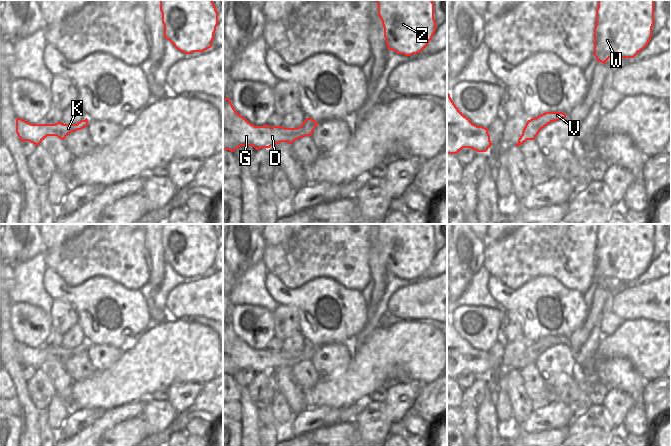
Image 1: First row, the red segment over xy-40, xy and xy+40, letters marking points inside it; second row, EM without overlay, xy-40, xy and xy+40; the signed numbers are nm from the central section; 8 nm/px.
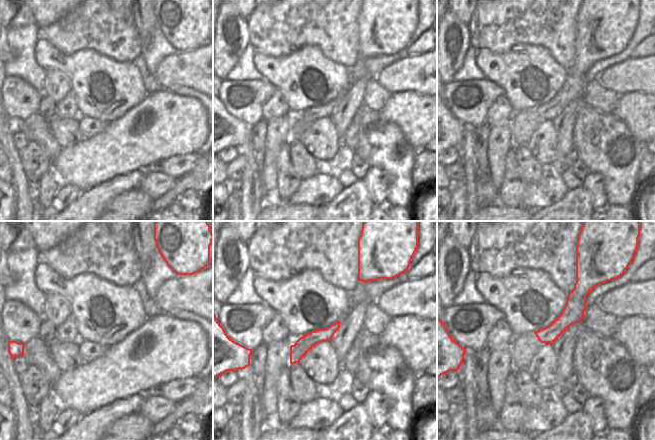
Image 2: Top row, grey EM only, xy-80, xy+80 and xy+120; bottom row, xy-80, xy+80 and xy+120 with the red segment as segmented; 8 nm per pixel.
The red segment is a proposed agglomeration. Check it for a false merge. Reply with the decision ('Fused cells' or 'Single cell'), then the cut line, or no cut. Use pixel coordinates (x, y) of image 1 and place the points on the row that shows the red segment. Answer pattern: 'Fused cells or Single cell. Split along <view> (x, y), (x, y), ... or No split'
Single cell. No split

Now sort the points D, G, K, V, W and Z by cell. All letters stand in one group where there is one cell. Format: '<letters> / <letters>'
D G K V W Z

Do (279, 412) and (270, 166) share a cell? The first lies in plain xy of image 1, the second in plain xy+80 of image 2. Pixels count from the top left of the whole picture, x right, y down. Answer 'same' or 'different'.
same

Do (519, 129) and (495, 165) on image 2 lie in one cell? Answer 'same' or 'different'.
different

